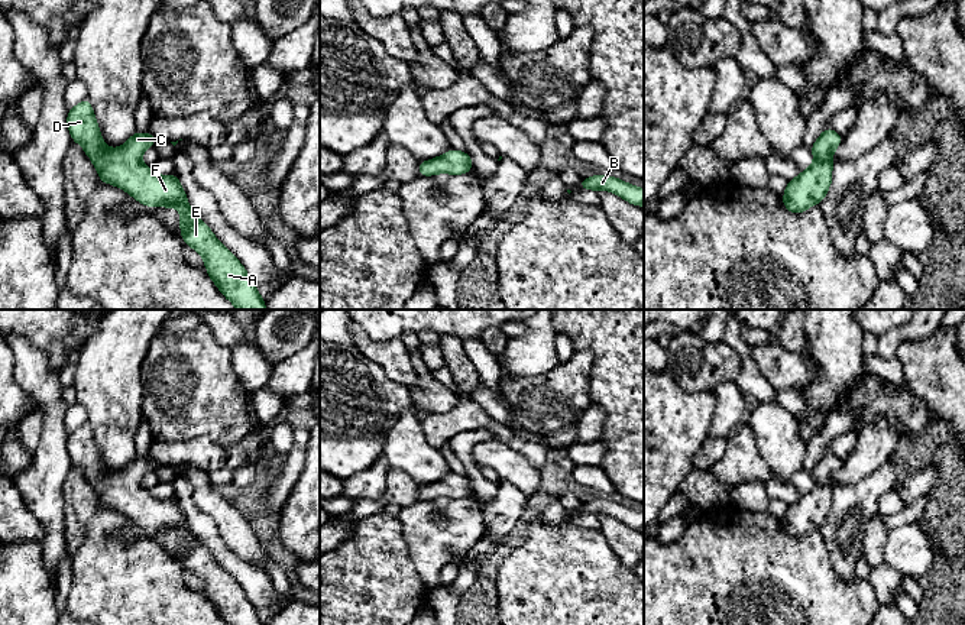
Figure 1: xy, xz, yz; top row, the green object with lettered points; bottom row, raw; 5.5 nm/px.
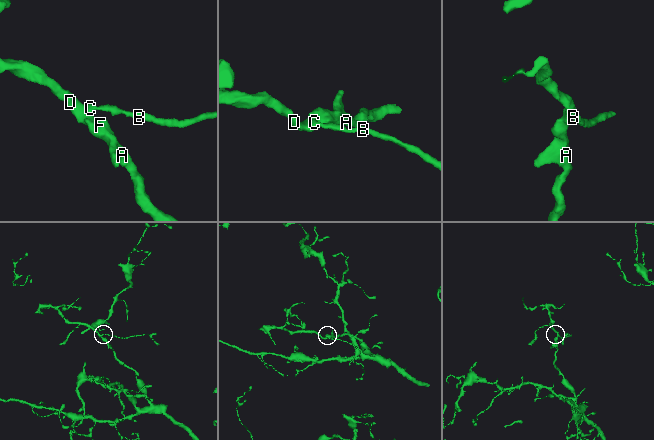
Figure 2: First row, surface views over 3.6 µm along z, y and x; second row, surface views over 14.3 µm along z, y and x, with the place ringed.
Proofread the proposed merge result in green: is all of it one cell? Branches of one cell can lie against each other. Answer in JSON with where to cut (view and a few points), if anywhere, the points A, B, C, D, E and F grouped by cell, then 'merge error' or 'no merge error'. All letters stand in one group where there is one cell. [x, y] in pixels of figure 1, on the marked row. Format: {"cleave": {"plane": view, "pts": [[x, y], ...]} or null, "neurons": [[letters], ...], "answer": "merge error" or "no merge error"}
{"cleave": null, "neurons": [["A", "B", "C", "D", "E", "F"]], "answer": "no merge error"}

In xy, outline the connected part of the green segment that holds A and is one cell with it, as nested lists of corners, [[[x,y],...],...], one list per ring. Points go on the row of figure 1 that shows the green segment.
[[[88,98],[68,111],[67,124],[72,142],[84,148],[101,182],[127,191],[146,207],[174,207],[182,213],[178,224],[182,230],[181,239],[203,256],[208,276],[237,310],[266,310],[265,301],[240,260],[191,211],[175,172],[161,177],[140,162],[143,150],[159,140],[156,136],[135,132],[123,146],[109,149],[101,140]]]

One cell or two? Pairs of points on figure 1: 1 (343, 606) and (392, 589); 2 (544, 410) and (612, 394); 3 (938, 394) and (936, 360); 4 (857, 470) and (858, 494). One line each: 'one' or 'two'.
1: one
2: two
3: one
4: two

